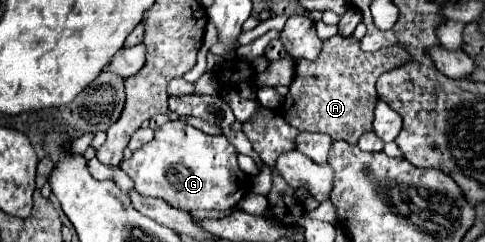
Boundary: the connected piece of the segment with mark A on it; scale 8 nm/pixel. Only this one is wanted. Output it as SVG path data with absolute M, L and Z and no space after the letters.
M336 35L324 41L322 53L316 61L296 61L296 77L284 99L282 115L298 131L326 133L332 139L344 139L346 143L356 145L364 133L372 131L378 77L400 67L404 61L410 61L410 55L400 45L386 47L376 53L364 53L358 39Z

